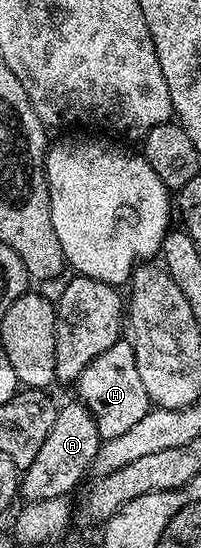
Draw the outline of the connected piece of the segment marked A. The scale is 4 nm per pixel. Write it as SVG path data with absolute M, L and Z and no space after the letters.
M72 402L58 410L55 425L51 425L51 433L47 433L47 441L43 441L43 449L39 449L35 461L31 461L31 465L24 468L20 476L19 495L26 504L45 502L51 498L66 498L68 491L75 490L77 482L85 474L90 474L103 440L84 403Z

